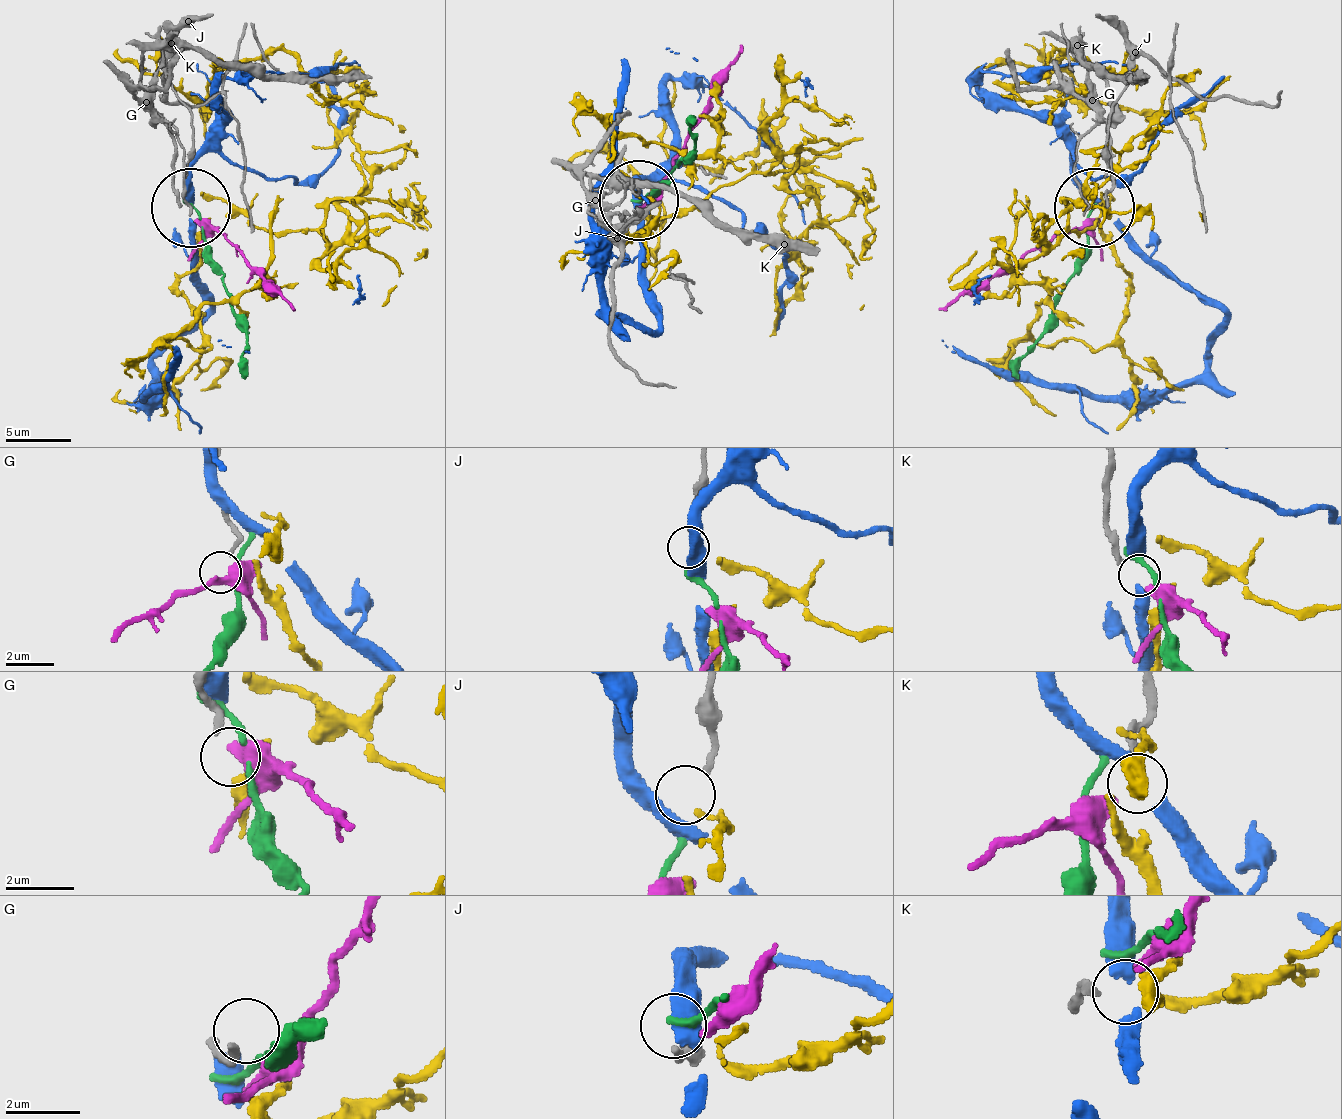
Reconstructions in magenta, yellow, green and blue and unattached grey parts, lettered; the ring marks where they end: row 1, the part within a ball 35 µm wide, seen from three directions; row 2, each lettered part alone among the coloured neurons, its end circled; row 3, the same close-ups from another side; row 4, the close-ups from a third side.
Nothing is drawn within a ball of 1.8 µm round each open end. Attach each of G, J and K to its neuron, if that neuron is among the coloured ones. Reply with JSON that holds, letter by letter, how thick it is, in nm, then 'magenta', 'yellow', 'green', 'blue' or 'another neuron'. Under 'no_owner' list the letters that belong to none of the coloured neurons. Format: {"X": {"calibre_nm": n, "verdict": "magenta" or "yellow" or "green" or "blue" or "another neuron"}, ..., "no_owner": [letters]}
{"G": {"calibre_nm": 170, "verdict": "another neuron"}, "J": {"calibre_nm": 170, "verdict": "green"}, "K": {"calibre_nm": 240, "verdict": "magenta"}, "no_owner": ["G"]}

